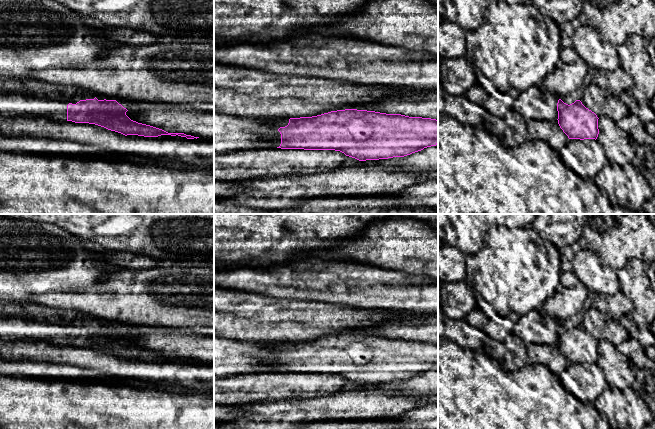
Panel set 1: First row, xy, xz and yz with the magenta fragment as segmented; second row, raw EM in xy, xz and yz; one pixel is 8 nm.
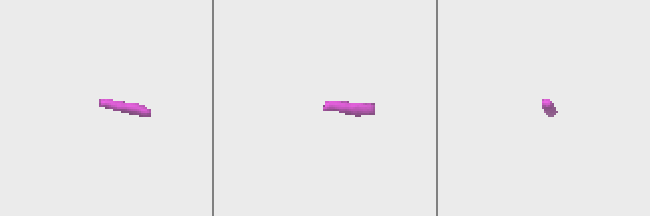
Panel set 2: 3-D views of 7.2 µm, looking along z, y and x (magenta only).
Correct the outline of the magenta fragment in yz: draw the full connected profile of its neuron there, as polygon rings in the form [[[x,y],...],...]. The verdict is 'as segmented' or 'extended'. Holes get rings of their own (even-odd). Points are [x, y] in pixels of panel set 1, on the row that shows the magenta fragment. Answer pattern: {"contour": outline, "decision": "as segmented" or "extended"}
{"contour": [[[559,99],[557,111],[558,124],[569,139],[597,139],[599,118],[580,100],[568,105]]], "decision": "as segmented"}

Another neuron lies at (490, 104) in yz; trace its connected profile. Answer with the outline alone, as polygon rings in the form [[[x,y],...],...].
[[[478,83],[473,85],[465,95],[471,102],[481,105],[486,111],[501,119],[504,119],[508,111],[507,106],[488,95]]]

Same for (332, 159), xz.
[[[255,148],[214,152],[214,182],[328,172],[341,168],[346,158],[335,150]]]

